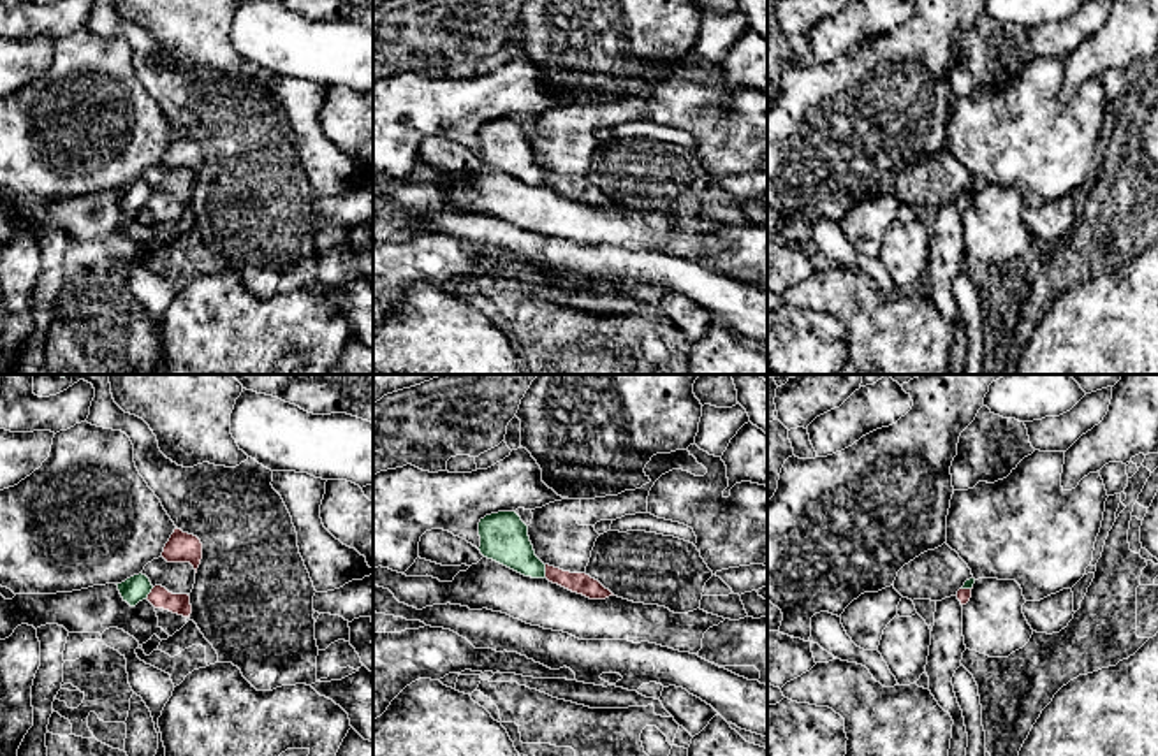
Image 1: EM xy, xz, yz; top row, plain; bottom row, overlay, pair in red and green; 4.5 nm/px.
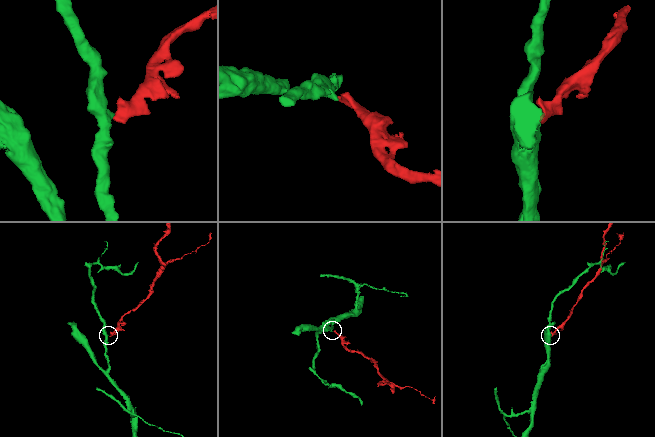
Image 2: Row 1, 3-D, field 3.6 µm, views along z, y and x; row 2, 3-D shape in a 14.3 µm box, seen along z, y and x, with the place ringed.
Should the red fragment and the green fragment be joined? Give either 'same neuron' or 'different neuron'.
different neuron

